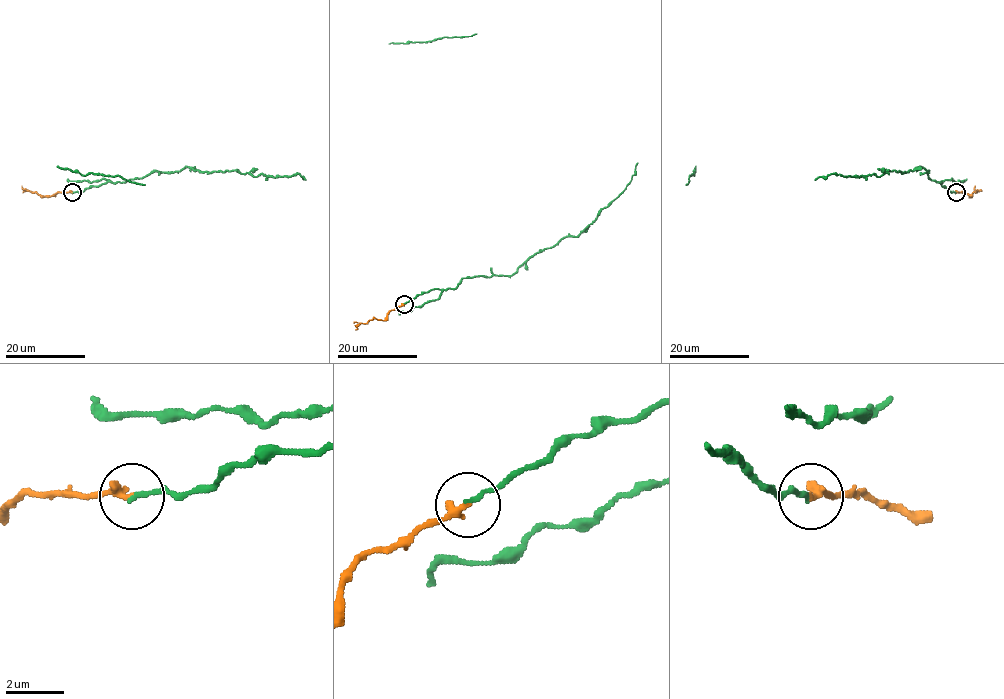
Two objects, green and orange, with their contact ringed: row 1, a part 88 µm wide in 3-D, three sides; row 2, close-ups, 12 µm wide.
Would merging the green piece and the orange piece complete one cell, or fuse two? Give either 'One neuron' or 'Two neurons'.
One neuron

